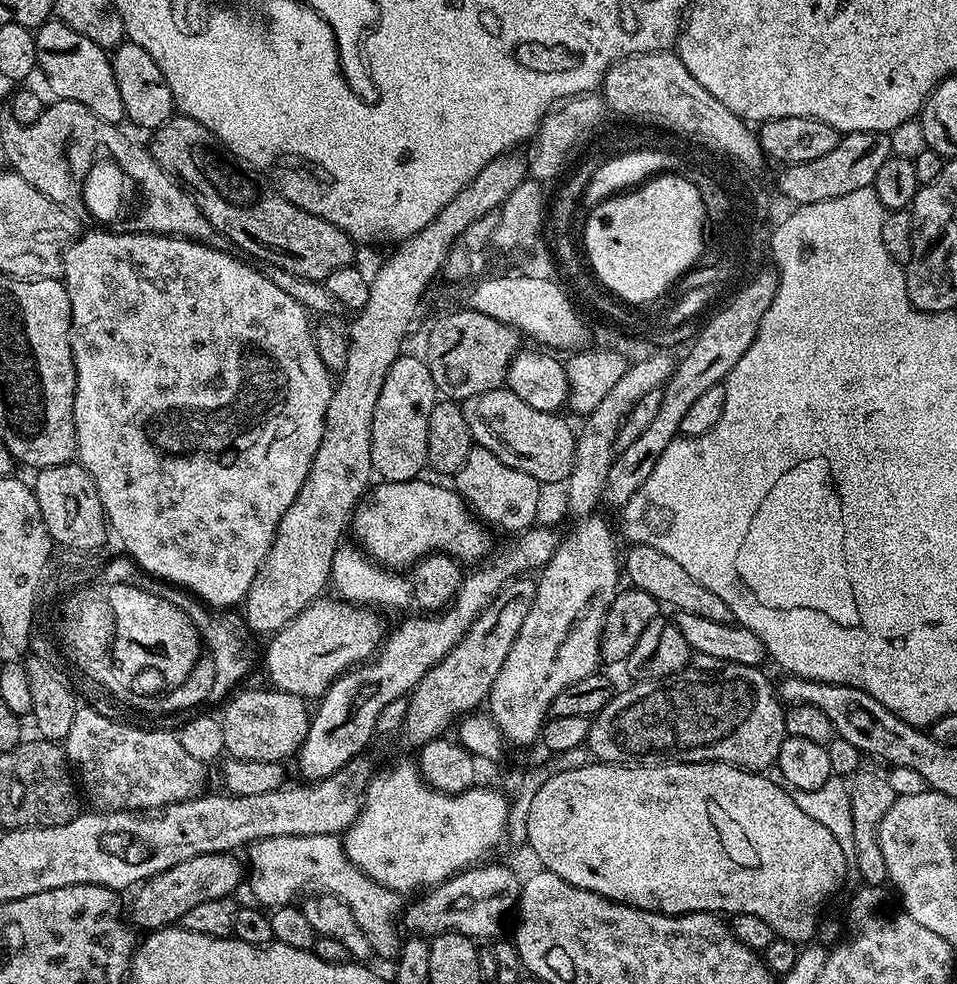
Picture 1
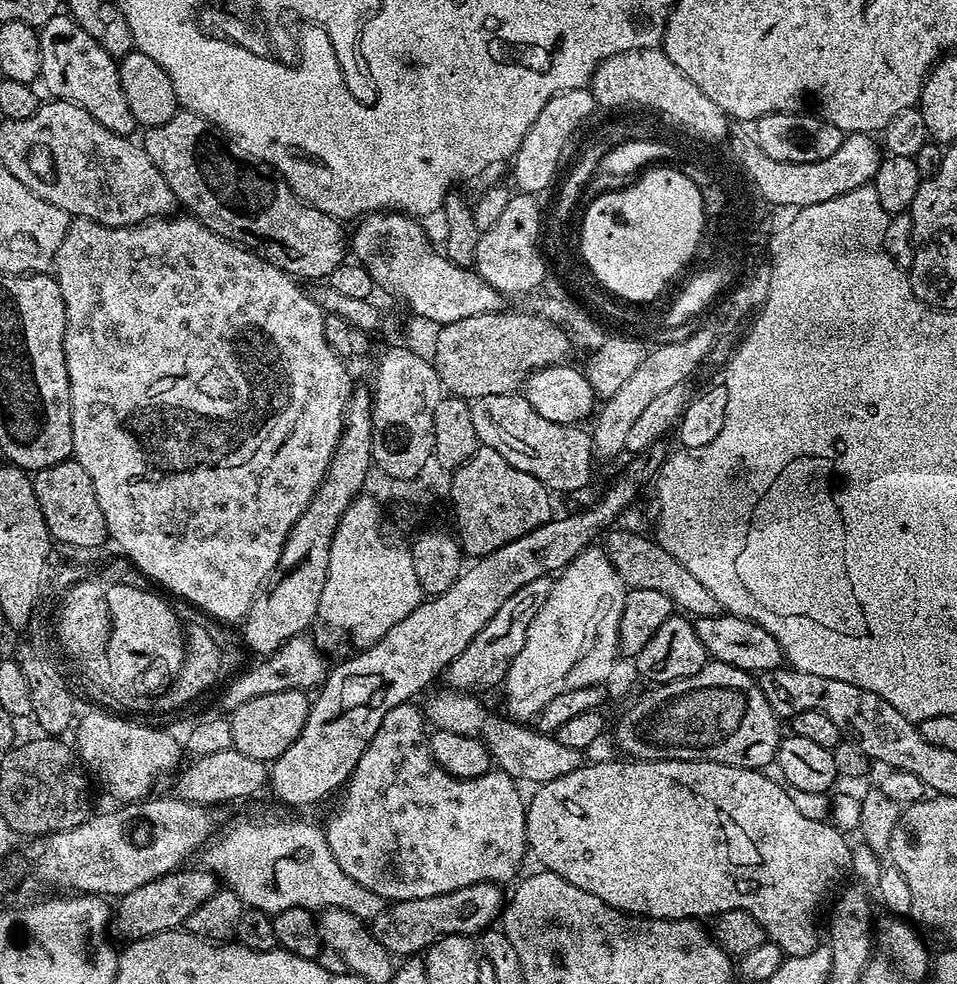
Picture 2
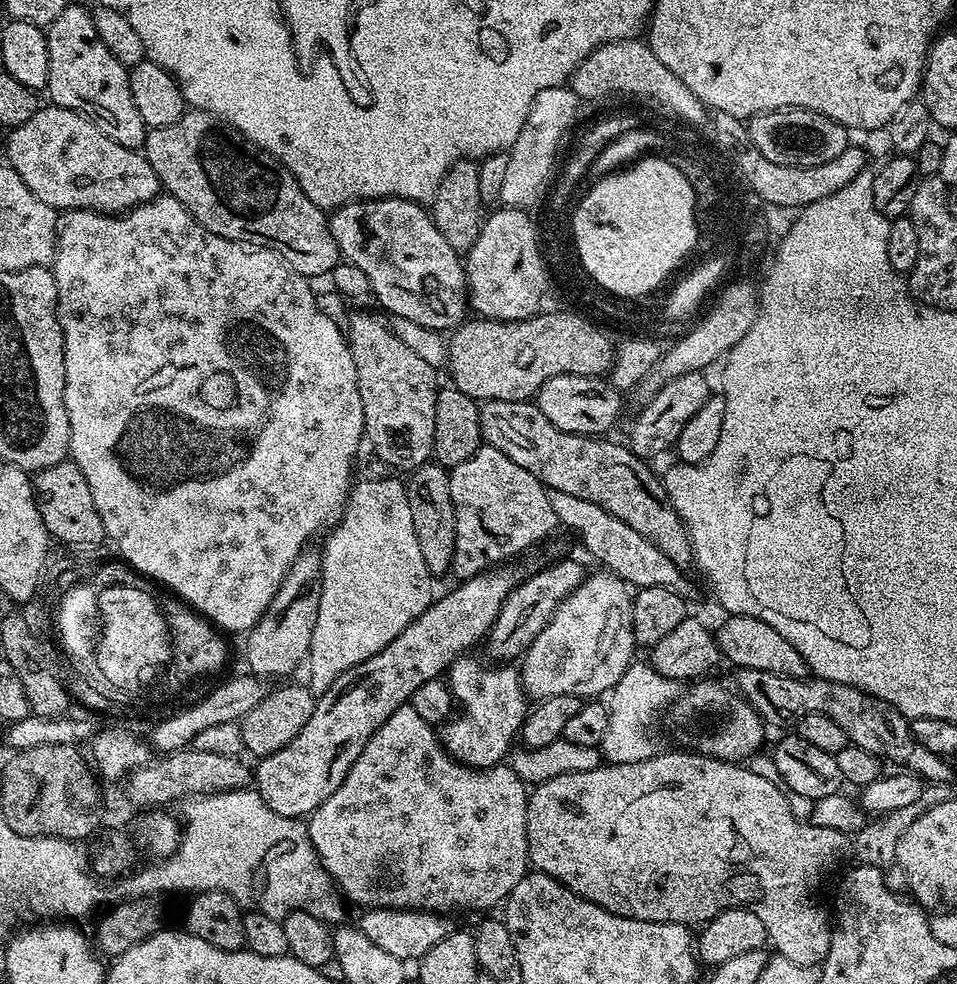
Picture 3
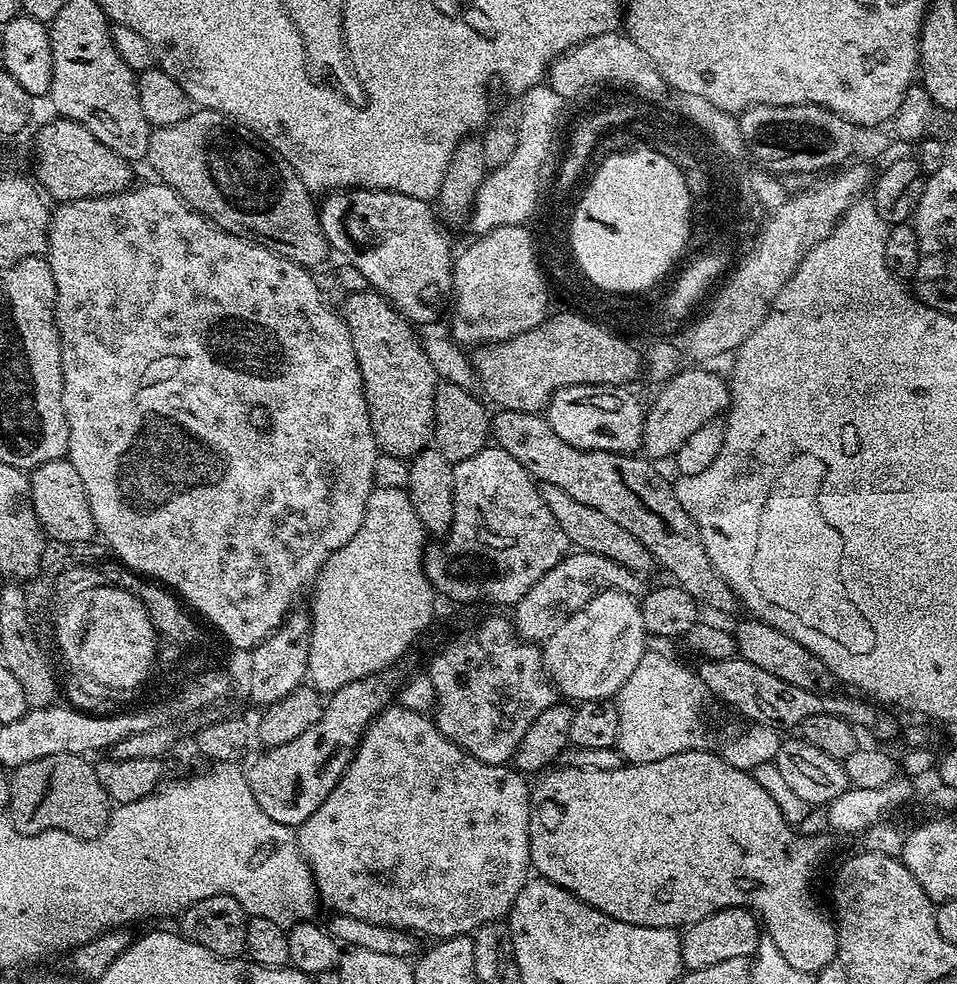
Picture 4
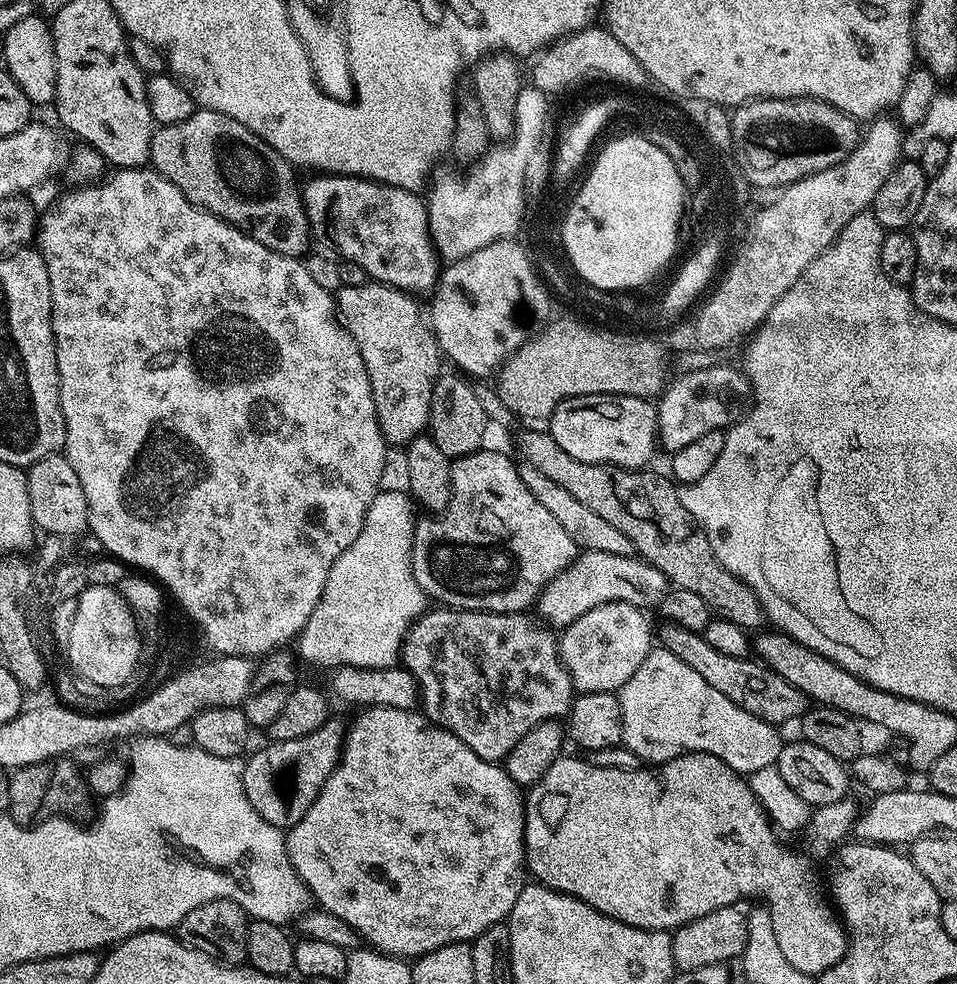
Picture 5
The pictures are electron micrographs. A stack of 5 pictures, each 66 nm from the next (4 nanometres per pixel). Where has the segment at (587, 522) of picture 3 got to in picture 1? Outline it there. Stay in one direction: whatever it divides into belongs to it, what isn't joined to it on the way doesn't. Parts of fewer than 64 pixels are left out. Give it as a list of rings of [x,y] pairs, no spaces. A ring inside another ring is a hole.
[[[633,544],[627,550],[629,552],[622,556],[622,572],[631,587],[652,595],[661,605],[669,604],[676,612],[698,614],[698,618],[710,618],[710,622],[729,623],[732,620],[732,611],[726,602],[722,602],[714,590],[706,590],[702,582],[694,582],[674,558],[666,558],[662,550],[654,550],[654,546],[645,544]]]

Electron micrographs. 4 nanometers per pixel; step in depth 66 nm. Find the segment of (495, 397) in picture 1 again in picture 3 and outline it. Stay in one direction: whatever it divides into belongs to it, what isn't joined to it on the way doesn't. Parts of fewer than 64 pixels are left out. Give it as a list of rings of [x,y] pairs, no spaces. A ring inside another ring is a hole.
[[[485,400],[480,404],[480,434],[483,443],[502,450],[510,462],[530,470],[549,490],[562,490],[574,498],[586,498],[614,514],[632,529],[638,530],[666,558],[681,566],[691,565],[692,540],[679,514],[668,501],[663,479],[647,468],[645,461],[631,447],[611,444],[608,438],[579,436],[558,430],[535,403],[519,400]]]

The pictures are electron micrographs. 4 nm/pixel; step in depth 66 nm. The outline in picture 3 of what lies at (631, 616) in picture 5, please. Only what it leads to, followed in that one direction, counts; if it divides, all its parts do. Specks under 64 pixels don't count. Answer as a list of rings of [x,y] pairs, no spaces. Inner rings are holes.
[[[596,570],[593,576],[591,573],[585,578],[579,588],[560,601],[542,634],[534,638],[524,653],[525,693],[532,698],[558,694],[600,698],[603,692],[611,693],[624,671],[634,663],[632,655],[638,652],[631,622],[632,601],[629,585],[607,570]]]

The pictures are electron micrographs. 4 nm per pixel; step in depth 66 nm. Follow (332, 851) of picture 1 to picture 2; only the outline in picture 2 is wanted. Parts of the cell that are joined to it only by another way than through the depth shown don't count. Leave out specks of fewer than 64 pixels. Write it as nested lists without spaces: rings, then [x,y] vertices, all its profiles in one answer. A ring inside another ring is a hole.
[[[244,820],[222,832],[207,845],[206,867],[238,894],[247,907],[269,914],[291,908],[341,908],[359,920],[370,922],[386,906],[378,894],[366,890],[366,886],[358,886],[338,866],[334,854],[330,854],[323,827],[315,828],[304,820],[276,820],[273,824]]]

